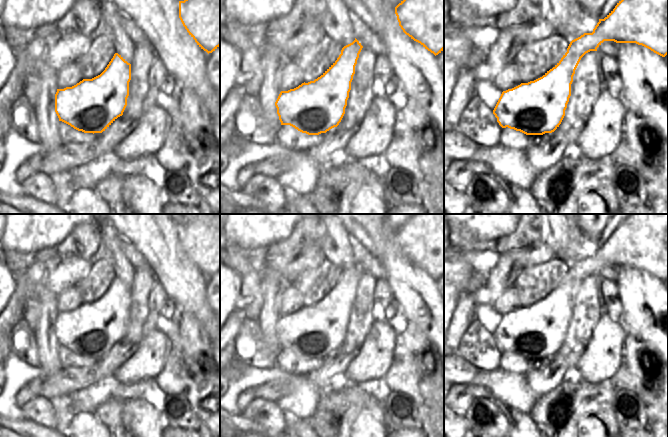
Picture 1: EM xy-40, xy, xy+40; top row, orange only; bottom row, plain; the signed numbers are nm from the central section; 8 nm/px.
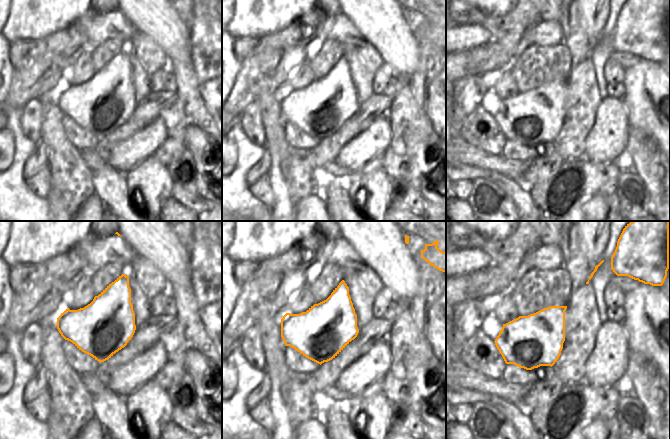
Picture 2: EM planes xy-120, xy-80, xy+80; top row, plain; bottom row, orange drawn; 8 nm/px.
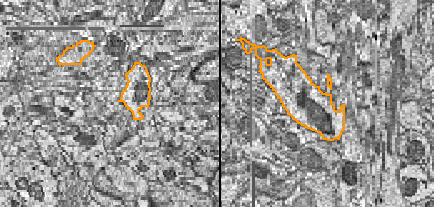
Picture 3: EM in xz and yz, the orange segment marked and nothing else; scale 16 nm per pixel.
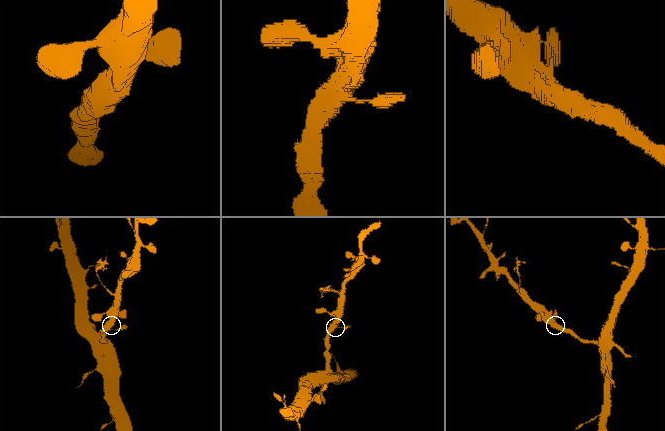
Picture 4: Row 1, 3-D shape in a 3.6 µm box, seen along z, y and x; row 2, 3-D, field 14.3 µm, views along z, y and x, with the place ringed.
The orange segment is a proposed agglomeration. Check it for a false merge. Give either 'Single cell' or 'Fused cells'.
Single cell.

